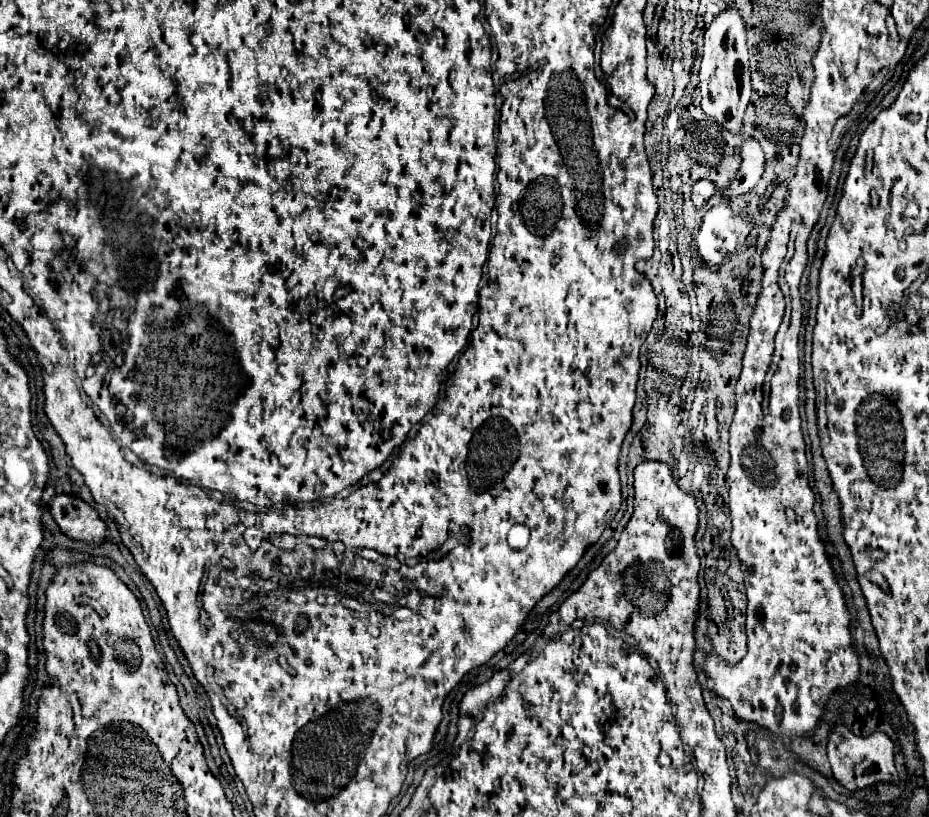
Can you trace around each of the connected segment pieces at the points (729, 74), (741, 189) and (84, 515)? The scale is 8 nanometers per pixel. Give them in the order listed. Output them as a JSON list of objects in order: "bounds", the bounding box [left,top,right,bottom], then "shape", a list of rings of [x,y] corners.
[{"bounds":[698,4,752,136],"shape":[[[734,4],[722,10],[704,32],[704,52],[698,72],[698,88],[702,90],[704,114],[712,116],[718,124],[722,124],[726,130],[738,136],[744,110],[752,96],[752,84],[750,84],[750,62],[746,46],[746,26],[738,6]]]},{"bounds":[724,138,764,196],"shape":[[[752,138],[744,140],[742,146],[742,164],[728,188],[724,188],[724,196],[740,196],[750,192],[764,172],[764,152],[760,144]]]},{"bounds":[50,494,106,544],"shape":[[[58,494],[50,500],[50,514],[60,526],[60,530],[88,544],[102,544],[106,538],[106,524],[100,520],[98,512],[78,496]]]}]

